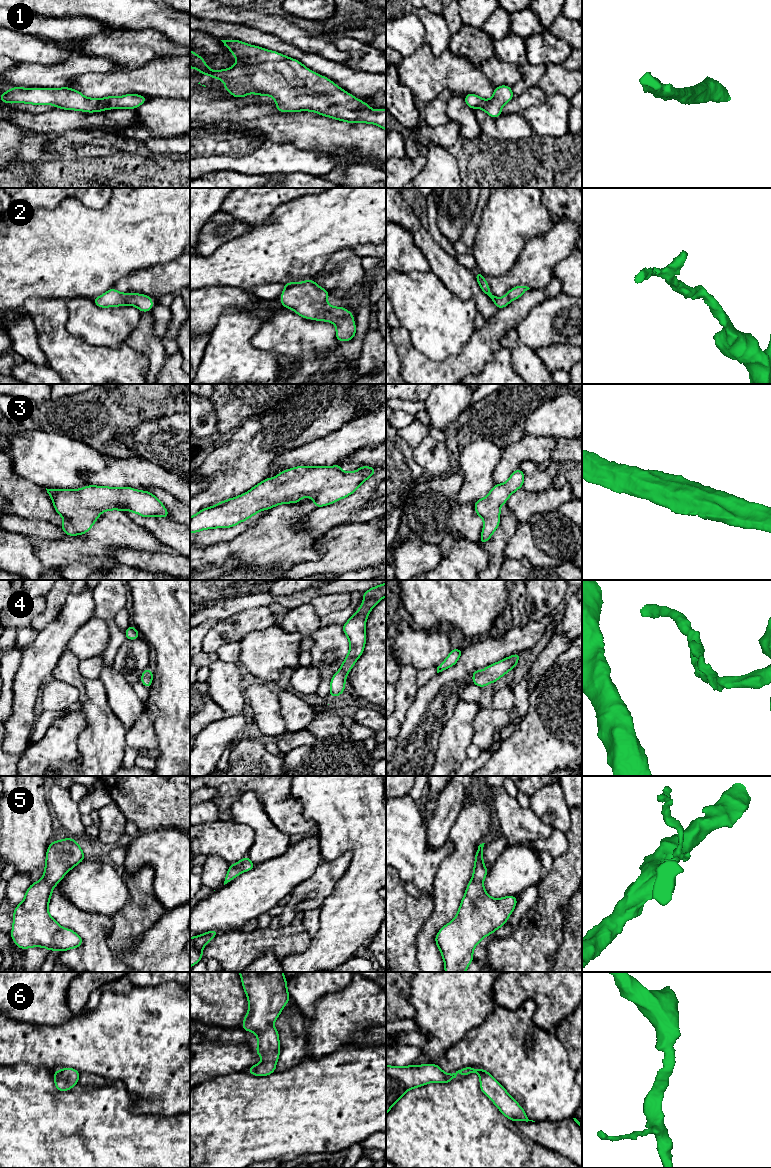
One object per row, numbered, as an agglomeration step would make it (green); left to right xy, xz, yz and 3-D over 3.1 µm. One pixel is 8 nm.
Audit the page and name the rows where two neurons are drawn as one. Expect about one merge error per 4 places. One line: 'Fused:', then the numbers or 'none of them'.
Fused: none of them

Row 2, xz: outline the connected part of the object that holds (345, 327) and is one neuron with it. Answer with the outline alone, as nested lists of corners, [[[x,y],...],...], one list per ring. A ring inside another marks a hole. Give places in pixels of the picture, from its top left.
[[[315,280],[288,282],[284,286],[280,298],[283,307],[306,319],[332,322],[336,326],[337,341],[350,341],[355,337],[355,316],[343,307],[328,305],[329,292],[319,287]]]

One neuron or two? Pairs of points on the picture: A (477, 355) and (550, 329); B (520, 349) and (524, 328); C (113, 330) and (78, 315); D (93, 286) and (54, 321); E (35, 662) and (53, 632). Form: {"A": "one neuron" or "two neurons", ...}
{"A": "two neurons", "B": "two neurons", "C": "one neuron", "D": "two neurons", "E": "one neuron"}

